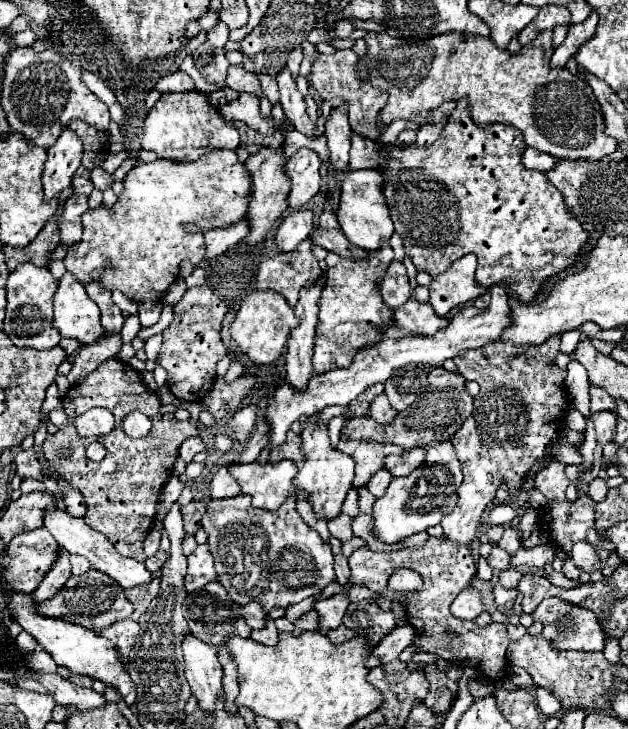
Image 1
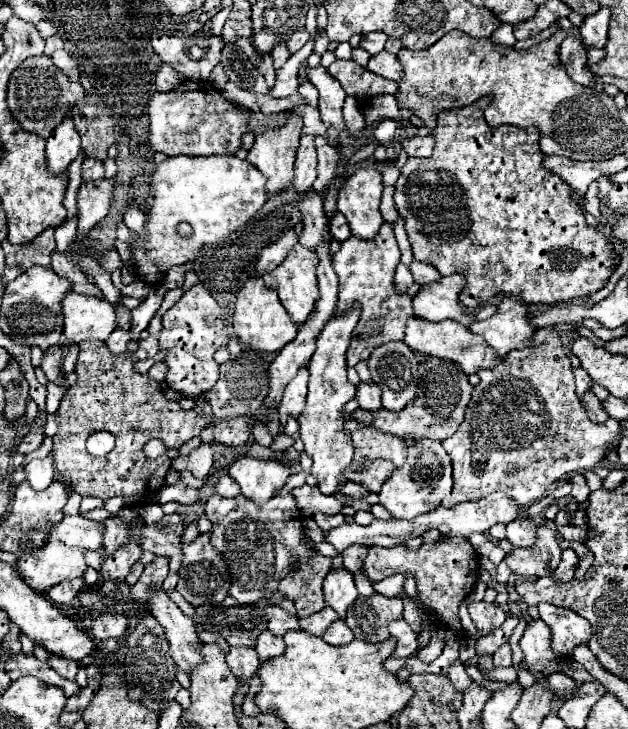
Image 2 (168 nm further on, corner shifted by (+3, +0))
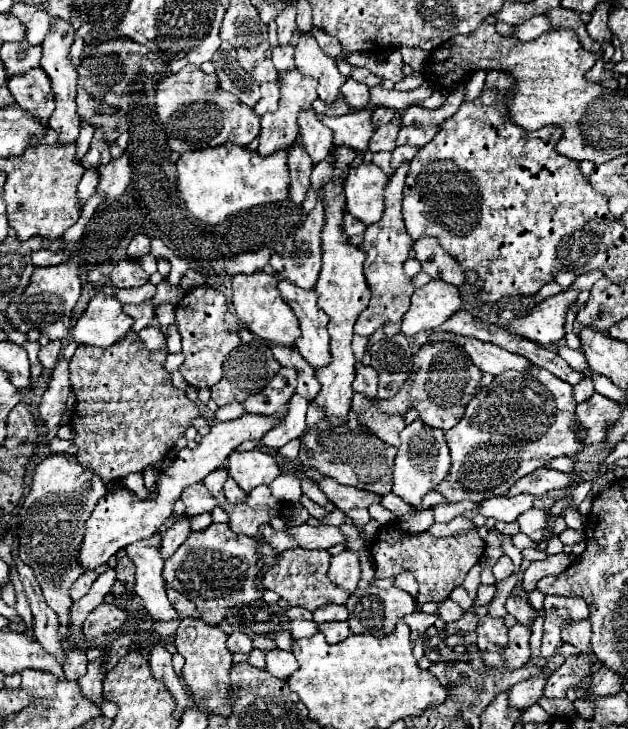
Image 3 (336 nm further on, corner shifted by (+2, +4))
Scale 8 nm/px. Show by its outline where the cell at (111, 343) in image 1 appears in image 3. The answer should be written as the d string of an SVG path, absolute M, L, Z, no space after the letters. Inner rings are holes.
M151 300L141 302L141 304L125 304L123 310L133 318L133 332L143 330L155 318L155 308L153 308L153 302Z

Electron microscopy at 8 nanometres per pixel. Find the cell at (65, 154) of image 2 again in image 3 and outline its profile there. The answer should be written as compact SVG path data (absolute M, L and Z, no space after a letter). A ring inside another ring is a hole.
M59 18L55 22L55 26L47 32L45 40L41 42L41 48L43 48L43 54L41 54L41 68L45 70L45 74L49 76L51 80L51 90L53 90L53 96L55 96L55 110L49 118L49 128L57 130L59 132L59 140L63 144L67 142L73 142L77 136L79 136L79 122L81 118L77 116L77 104L75 104L75 94L77 94L77 70L71 62L71 44L73 44L73 38L75 38L75 30L73 26Z

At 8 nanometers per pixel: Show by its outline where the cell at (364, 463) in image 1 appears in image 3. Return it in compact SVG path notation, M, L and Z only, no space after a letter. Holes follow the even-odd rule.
M359 392L353 394L353 406L351 408L357 412L361 424L365 424L377 438L381 438L389 446L399 444L399 432L407 426L403 416L381 412L373 404L373 398L365 398L365 394L359 394Z

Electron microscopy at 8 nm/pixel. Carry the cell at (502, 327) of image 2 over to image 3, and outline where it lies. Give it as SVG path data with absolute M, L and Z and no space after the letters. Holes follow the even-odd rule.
M567 290L559 292L545 302L533 306L533 312L521 318L513 318L509 332L515 332L523 338L529 338L541 346L555 344L565 338L567 312L575 306L579 292Z

